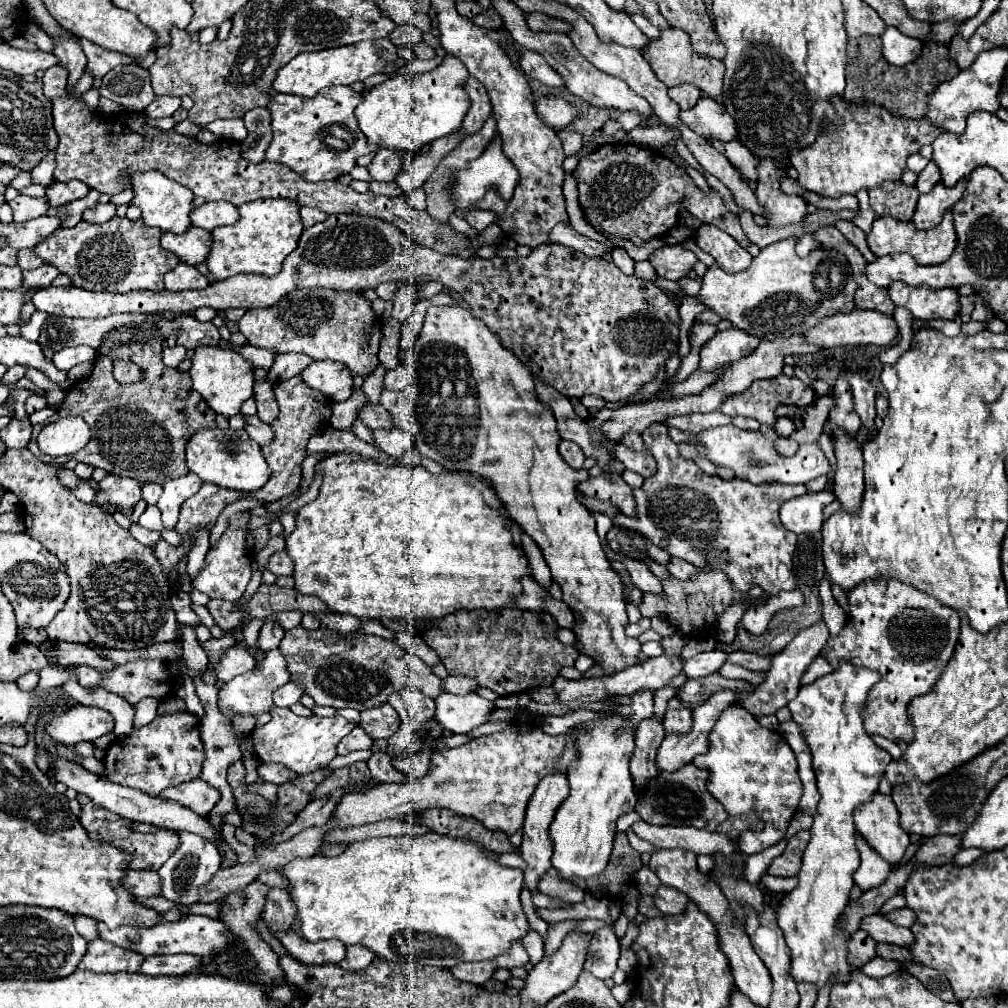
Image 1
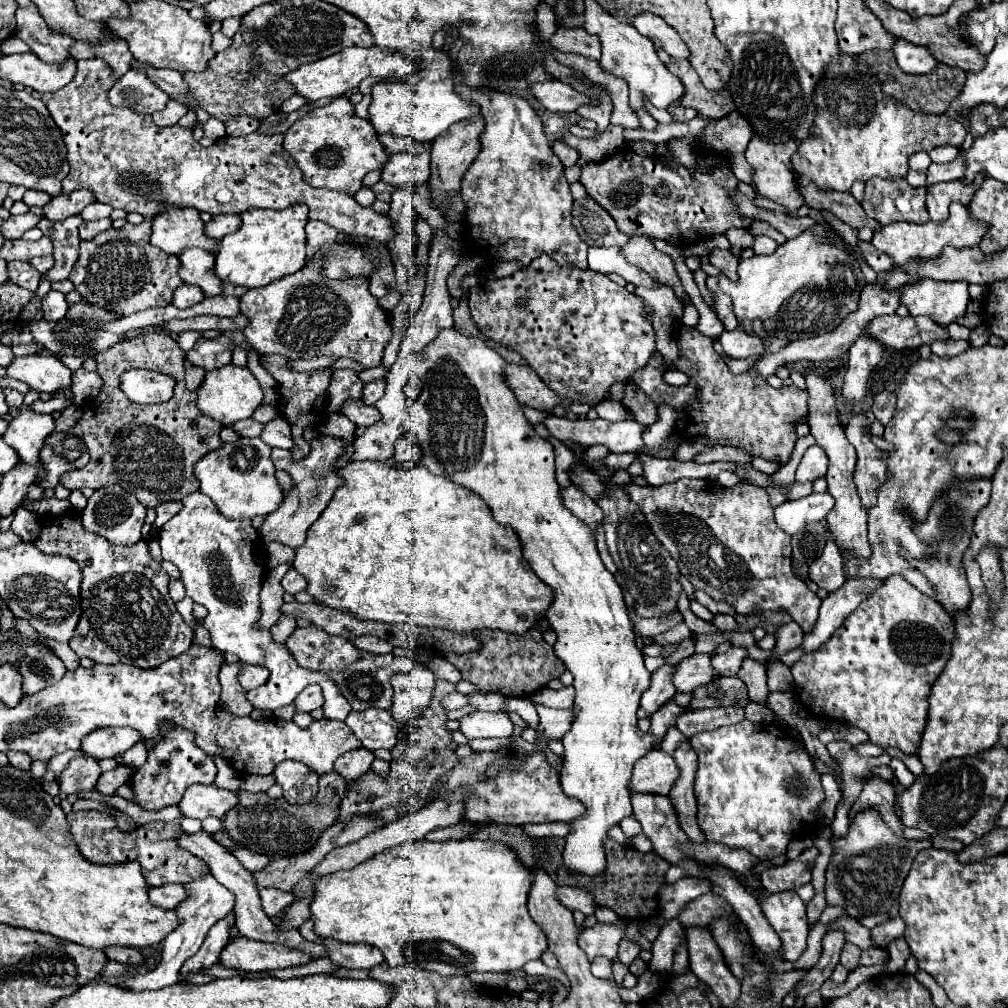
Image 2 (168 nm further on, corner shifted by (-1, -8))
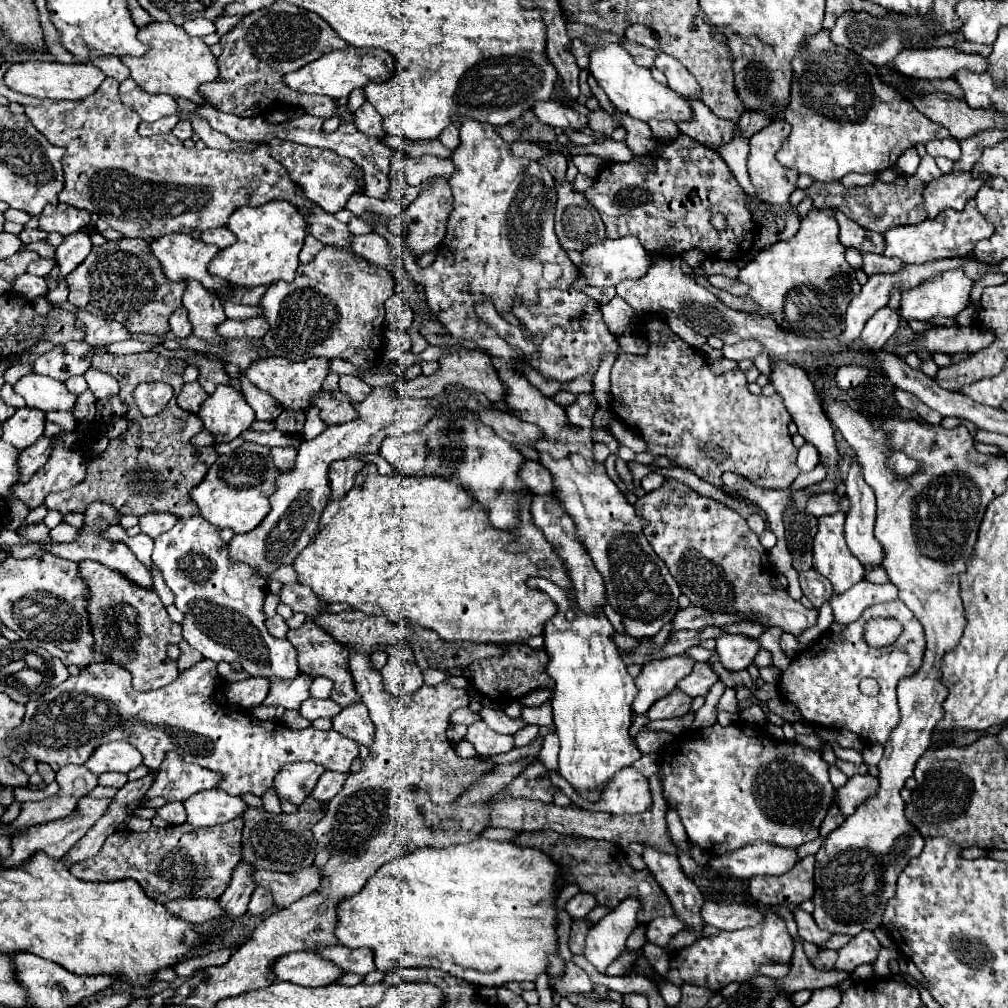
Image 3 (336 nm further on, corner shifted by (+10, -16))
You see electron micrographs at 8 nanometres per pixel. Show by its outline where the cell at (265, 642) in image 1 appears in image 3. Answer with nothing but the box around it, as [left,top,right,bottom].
[266,614,288,638]

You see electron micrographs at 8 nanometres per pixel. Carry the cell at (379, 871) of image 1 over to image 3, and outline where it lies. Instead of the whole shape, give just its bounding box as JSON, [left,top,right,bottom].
[336,838,558,986]

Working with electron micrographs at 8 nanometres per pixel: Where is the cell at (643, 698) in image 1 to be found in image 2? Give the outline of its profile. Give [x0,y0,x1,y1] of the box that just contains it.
[641,664,675,716]

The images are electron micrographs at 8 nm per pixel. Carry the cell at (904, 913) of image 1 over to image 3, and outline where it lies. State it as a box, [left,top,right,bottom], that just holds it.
[834,932,880,972]

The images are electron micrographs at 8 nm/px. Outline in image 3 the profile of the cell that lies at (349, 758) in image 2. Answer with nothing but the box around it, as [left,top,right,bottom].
[310,772,348,802]

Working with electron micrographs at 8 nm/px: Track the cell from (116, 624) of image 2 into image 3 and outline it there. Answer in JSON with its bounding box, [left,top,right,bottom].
[80,560,182,690]

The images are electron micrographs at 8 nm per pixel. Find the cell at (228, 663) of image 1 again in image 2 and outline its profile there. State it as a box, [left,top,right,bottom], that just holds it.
[237,664,269,690]

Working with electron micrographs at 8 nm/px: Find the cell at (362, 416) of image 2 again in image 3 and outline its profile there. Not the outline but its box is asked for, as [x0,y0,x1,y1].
[310,390,356,424]

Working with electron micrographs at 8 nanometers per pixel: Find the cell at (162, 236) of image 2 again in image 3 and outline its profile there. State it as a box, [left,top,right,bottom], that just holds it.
[150,234,236,298]

